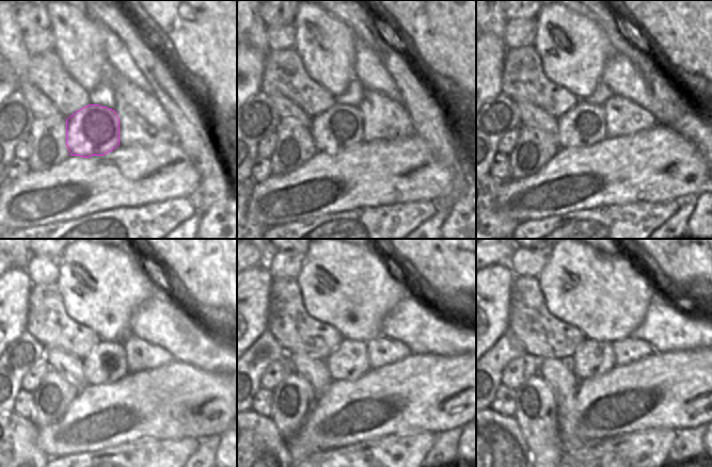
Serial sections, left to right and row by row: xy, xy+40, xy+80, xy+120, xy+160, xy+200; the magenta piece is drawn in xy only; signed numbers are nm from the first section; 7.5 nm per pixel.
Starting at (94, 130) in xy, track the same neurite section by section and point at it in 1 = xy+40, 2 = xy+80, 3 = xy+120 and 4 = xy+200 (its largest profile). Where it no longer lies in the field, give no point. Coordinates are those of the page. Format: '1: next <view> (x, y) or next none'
1: next xy+40 (339, 128)
2: next xy+80 (583, 126)
3: next xy+120 (106, 363)
4: next xy+200 (592, 358)

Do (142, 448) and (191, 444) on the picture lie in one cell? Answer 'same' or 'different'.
same

